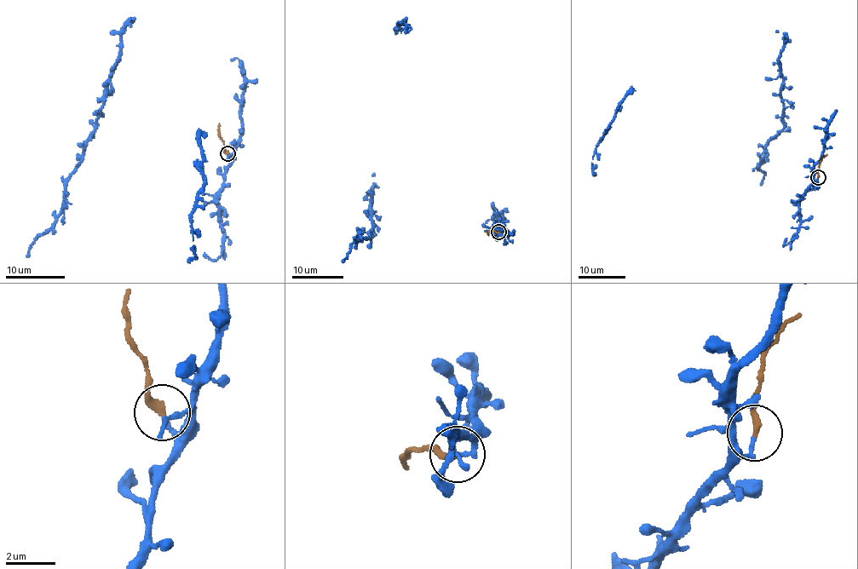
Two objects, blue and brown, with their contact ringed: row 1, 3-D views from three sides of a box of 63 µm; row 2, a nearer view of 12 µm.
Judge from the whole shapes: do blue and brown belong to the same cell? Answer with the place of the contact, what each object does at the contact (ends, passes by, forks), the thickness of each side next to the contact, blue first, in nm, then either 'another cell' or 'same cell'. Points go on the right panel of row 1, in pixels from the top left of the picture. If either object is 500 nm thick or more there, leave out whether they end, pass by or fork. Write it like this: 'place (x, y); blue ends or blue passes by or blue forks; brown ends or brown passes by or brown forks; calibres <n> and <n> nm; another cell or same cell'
place (818, 177); blue ends; brown ends; calibres 150 and 300 nm; another cell

